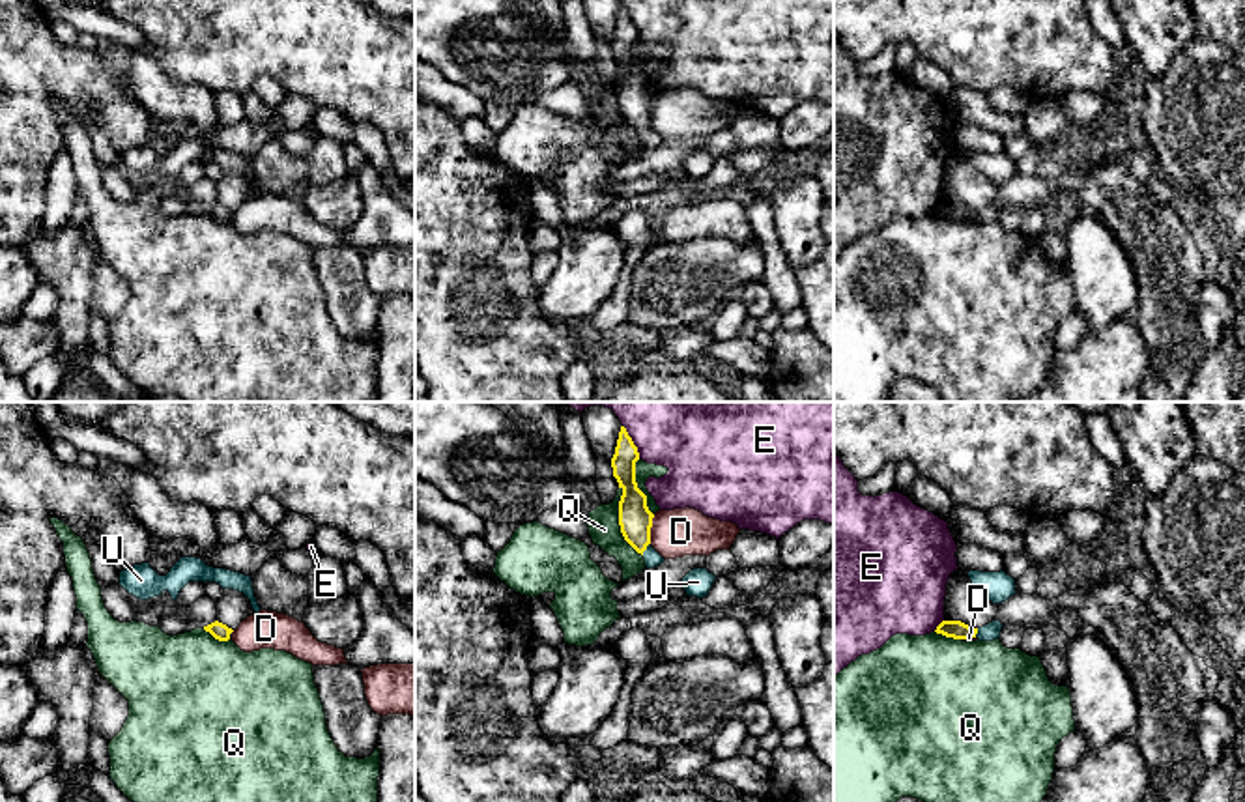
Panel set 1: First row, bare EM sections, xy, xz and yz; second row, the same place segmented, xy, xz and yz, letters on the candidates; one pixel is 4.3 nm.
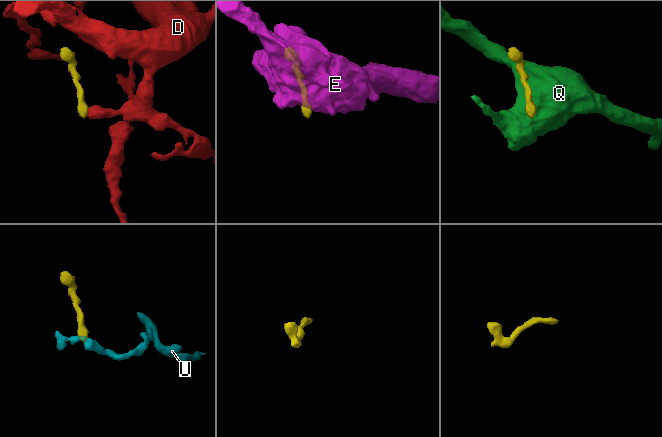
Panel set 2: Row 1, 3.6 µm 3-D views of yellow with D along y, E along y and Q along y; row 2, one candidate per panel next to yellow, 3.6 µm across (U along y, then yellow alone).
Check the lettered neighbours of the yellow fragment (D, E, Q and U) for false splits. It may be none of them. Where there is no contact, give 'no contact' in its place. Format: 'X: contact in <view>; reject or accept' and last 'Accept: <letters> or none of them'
D: contact in xz; reject
E: contact in xz; reject
Q: contact in xz; reject
U: contact in xz; accept
Accept: U

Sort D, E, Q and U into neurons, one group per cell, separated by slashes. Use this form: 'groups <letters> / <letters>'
groups D / E / Q / U

